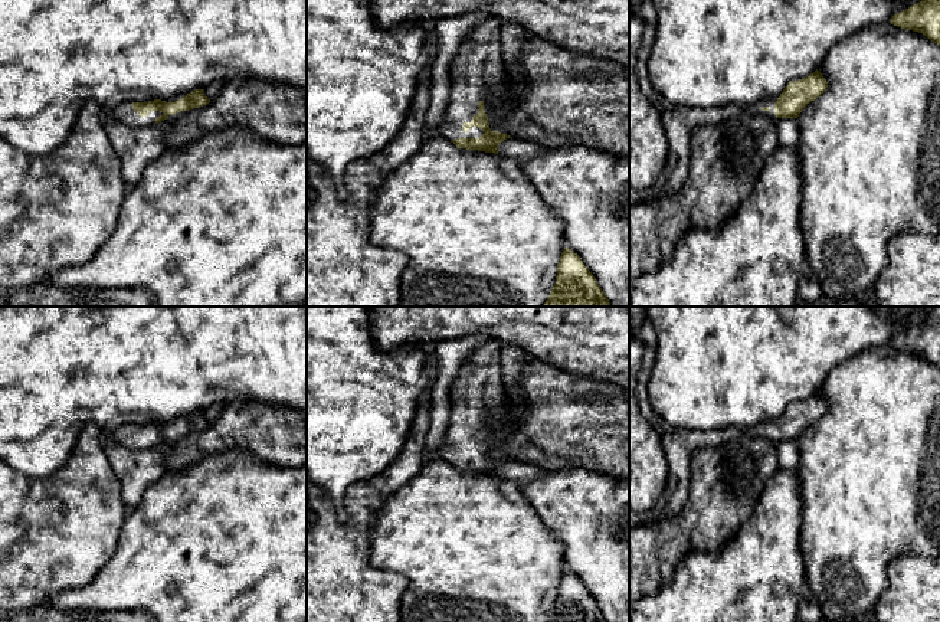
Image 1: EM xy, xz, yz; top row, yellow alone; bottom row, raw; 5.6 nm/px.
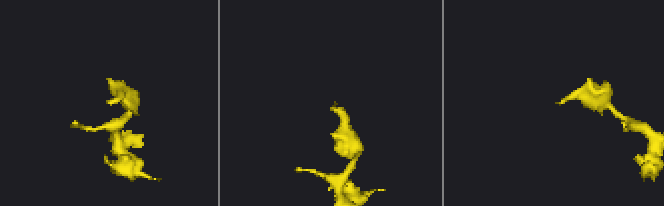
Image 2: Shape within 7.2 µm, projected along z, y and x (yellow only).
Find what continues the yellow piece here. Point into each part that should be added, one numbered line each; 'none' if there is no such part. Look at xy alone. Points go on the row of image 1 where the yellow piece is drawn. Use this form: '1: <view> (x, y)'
1: xy (128, 115)

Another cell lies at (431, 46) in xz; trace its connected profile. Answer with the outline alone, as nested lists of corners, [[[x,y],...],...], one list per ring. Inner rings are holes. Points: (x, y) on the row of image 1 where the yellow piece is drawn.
[[[429,27],[429,30],[428,30],[425,50],[429,53],[430,63],[432,63],[432,60],[435,59],[435,56],[438,53],[438,35],[433,30],[433,27]]]

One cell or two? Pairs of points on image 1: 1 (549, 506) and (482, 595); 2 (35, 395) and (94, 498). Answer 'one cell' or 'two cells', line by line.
1: two cells
2: two cells

